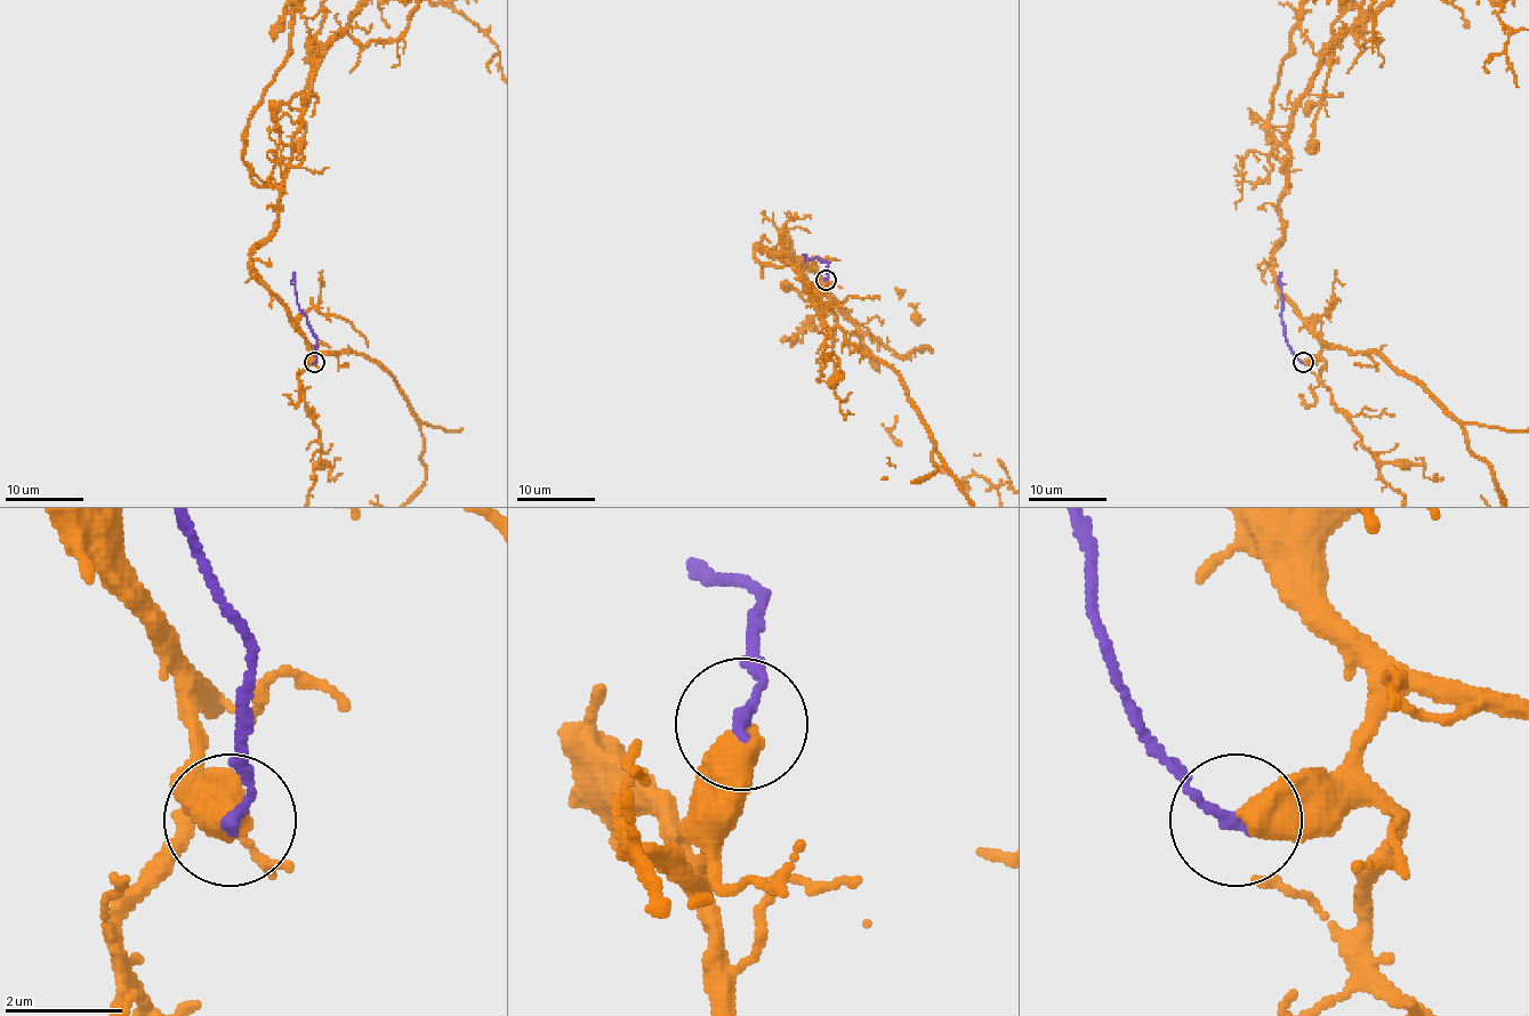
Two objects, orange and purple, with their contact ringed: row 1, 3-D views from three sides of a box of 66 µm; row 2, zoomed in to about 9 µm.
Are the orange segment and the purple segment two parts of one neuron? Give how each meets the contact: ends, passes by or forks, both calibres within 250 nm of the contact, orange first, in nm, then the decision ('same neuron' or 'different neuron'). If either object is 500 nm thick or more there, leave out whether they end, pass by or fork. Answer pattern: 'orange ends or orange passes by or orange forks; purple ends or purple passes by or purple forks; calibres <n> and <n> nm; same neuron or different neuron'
calibres 600 and 200 nm; different neuron

